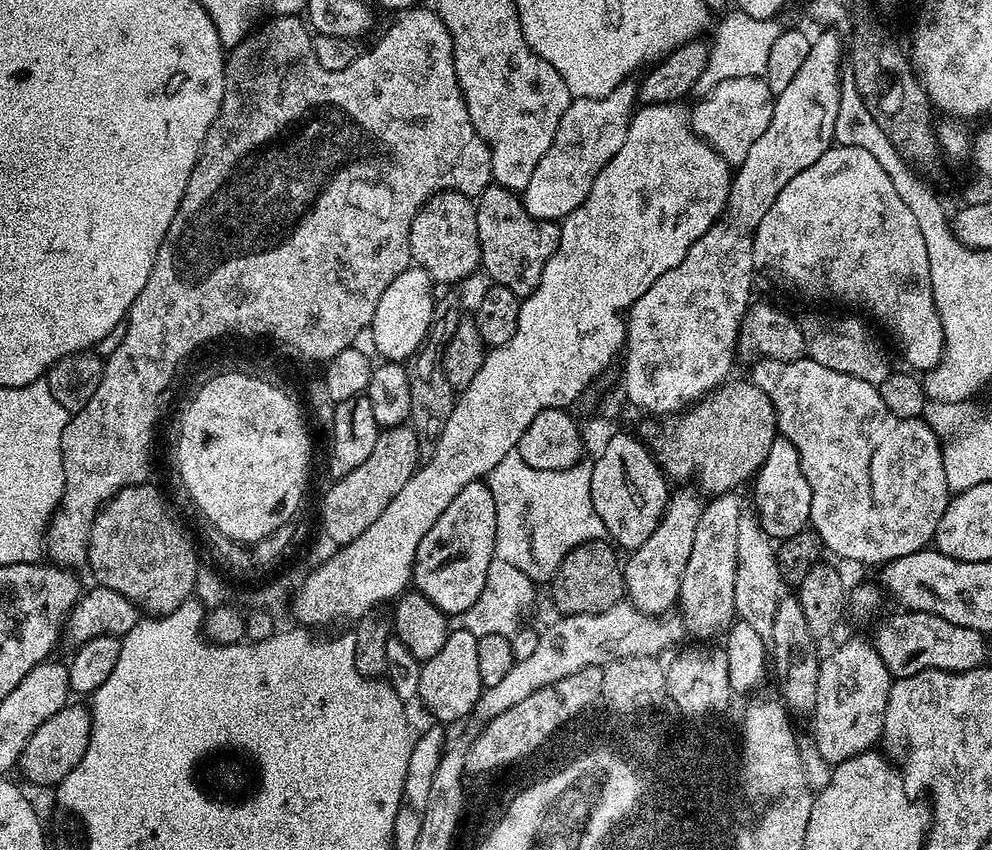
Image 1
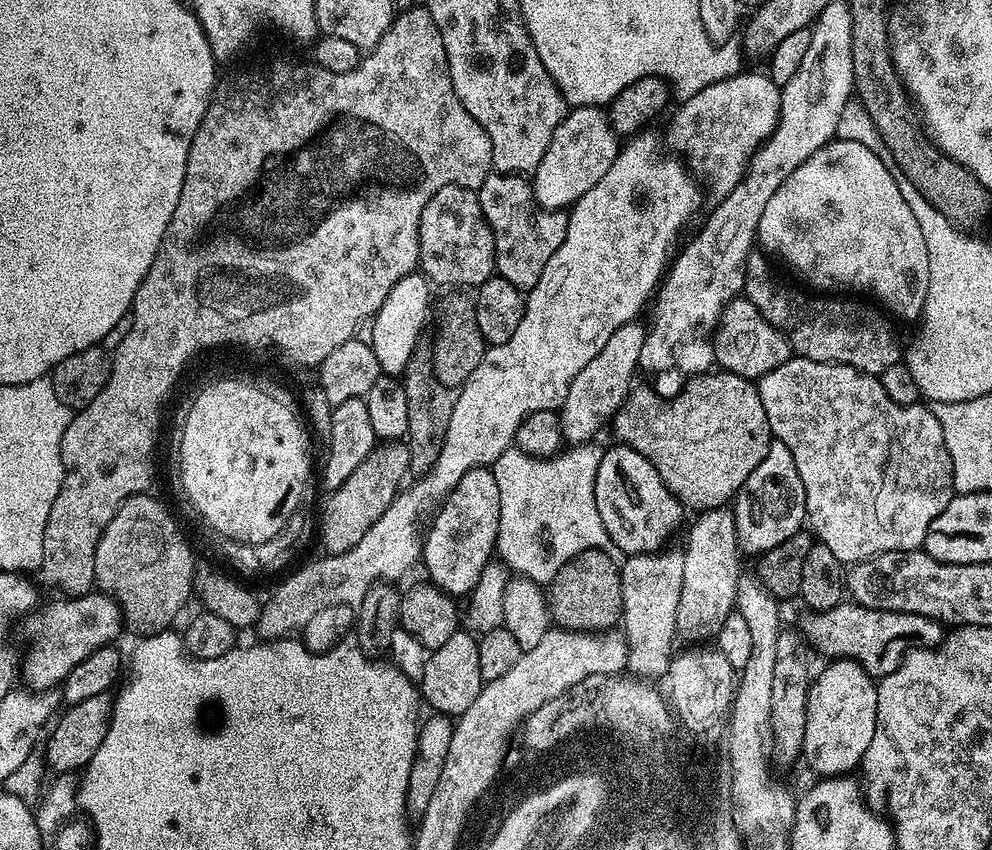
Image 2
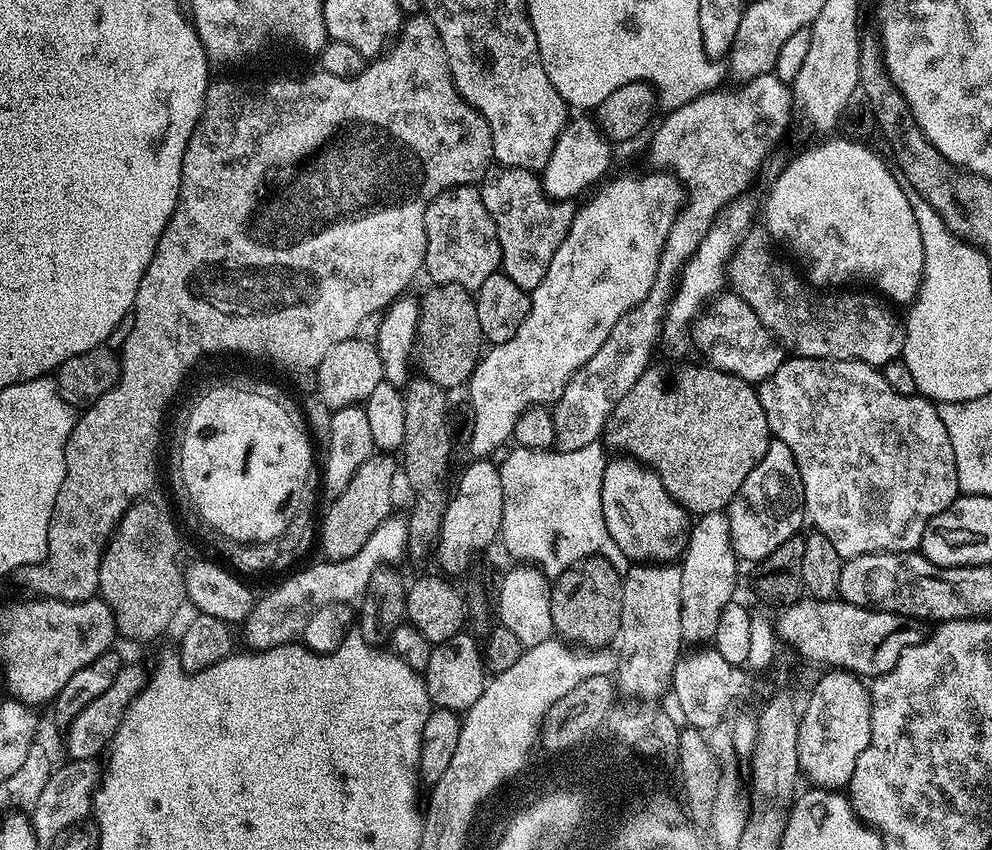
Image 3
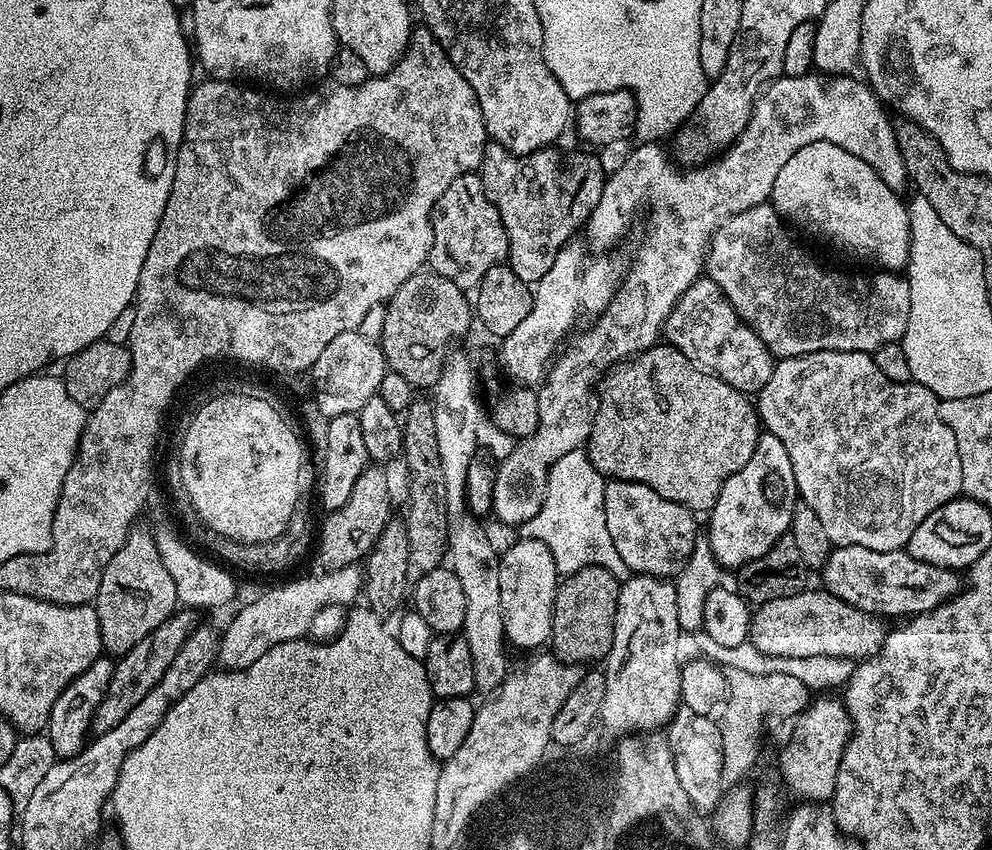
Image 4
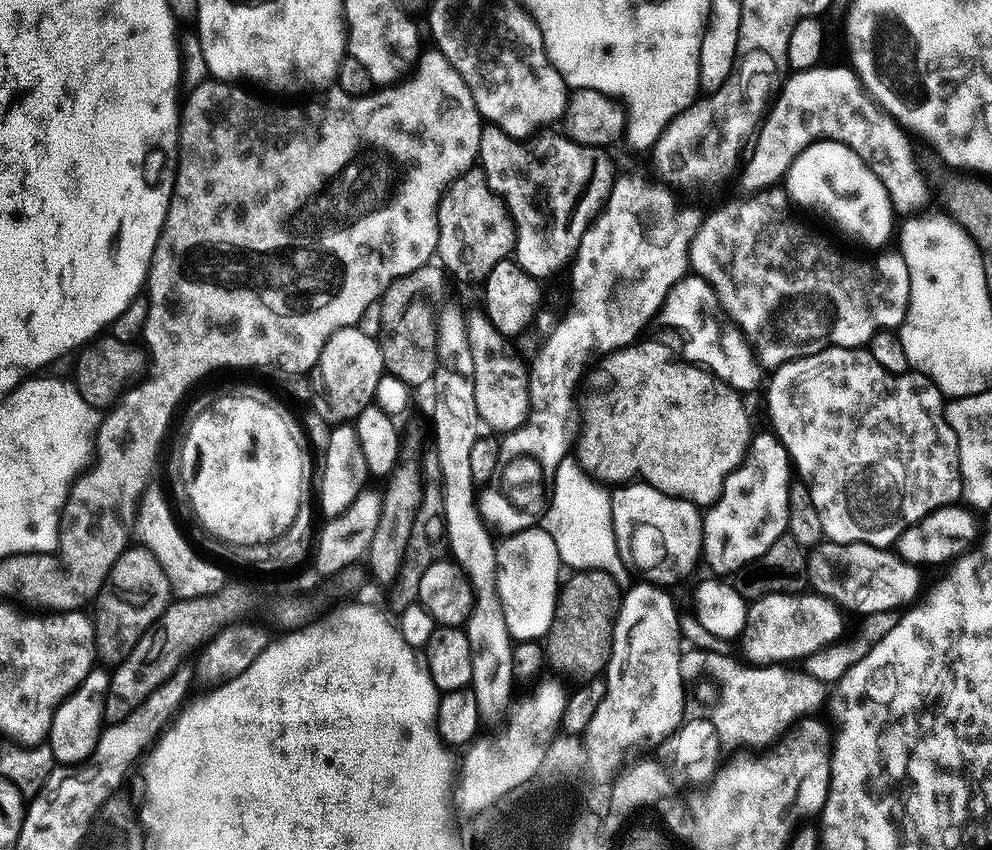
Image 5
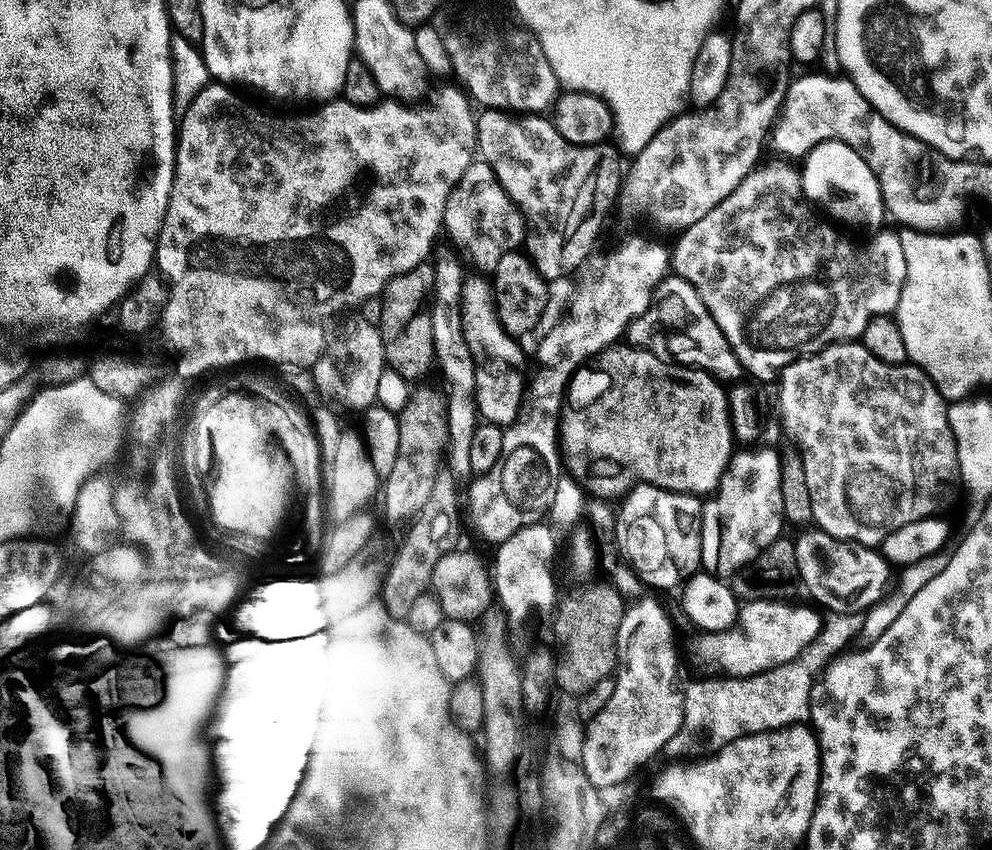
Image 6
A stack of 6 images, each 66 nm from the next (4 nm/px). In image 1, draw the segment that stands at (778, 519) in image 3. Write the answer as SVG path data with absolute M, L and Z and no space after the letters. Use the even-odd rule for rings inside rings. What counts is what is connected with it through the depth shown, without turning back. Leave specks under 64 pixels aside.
M777 435L774 446L770 446L770 454L766 454L766 462L751 481L752 504L756 519L760 521L762 530L779 542L794 534L805 531L810 524L810 482L806 482L806 474L802 474L802 466L798 458L798 450L794 450L794 442L785 436Z

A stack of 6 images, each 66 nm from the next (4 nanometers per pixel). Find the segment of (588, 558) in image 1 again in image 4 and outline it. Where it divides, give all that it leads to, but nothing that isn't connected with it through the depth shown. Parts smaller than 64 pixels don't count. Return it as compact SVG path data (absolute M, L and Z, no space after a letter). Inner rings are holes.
M588 565L565 575L559 581L552 603L551 655L573 666L596 666L607 661L614 642L620 586L621 581L600 565Z

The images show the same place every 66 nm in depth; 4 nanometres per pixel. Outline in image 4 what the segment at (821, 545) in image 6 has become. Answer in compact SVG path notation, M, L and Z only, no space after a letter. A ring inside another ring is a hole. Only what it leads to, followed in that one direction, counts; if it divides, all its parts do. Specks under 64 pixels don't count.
M842 544L833 547L828 553L822 569L824 575L823 587L831 596L837 596L842 602L854 606L863 612L870 612L874 617L891 618L890 616L920 616L923 612L933 612L939 604L943 604L961 587L960 580L951 568L936 568L933 564L923 564L921 560L915 560L907 551L879 552L870 550L866 546L854 546Z

